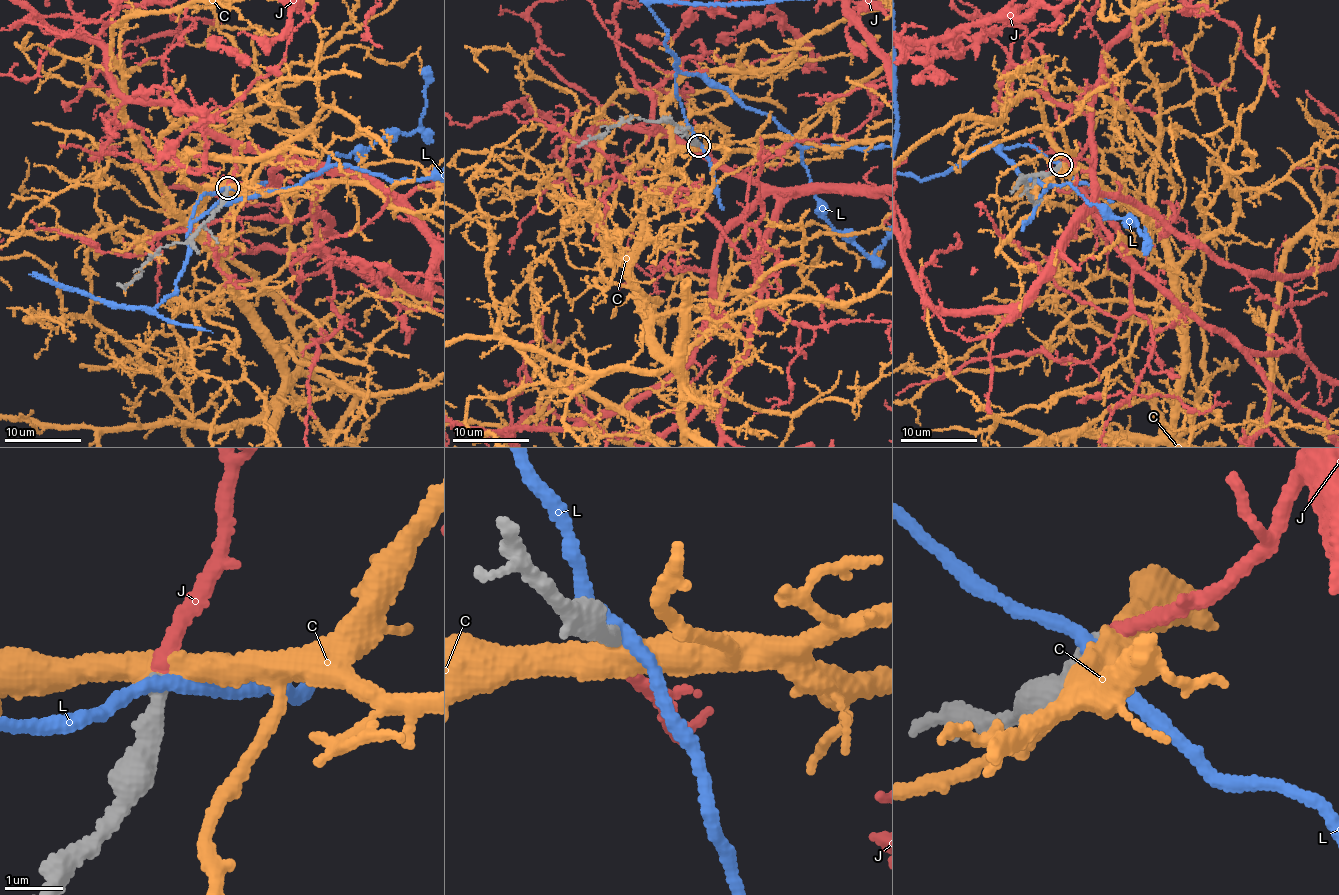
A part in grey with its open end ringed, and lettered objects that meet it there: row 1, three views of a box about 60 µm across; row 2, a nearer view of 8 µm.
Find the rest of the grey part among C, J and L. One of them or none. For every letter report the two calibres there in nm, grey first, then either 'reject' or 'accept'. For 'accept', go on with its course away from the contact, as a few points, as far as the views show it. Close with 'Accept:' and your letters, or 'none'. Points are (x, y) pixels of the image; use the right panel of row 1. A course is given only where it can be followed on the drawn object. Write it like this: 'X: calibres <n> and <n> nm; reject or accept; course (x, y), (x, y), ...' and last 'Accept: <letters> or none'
C: calibres 300 and 480 nm; reject
J: calibres 300 and 200 nm; accept
L: calibres 300 and 220 nm; reject
Accept: J

